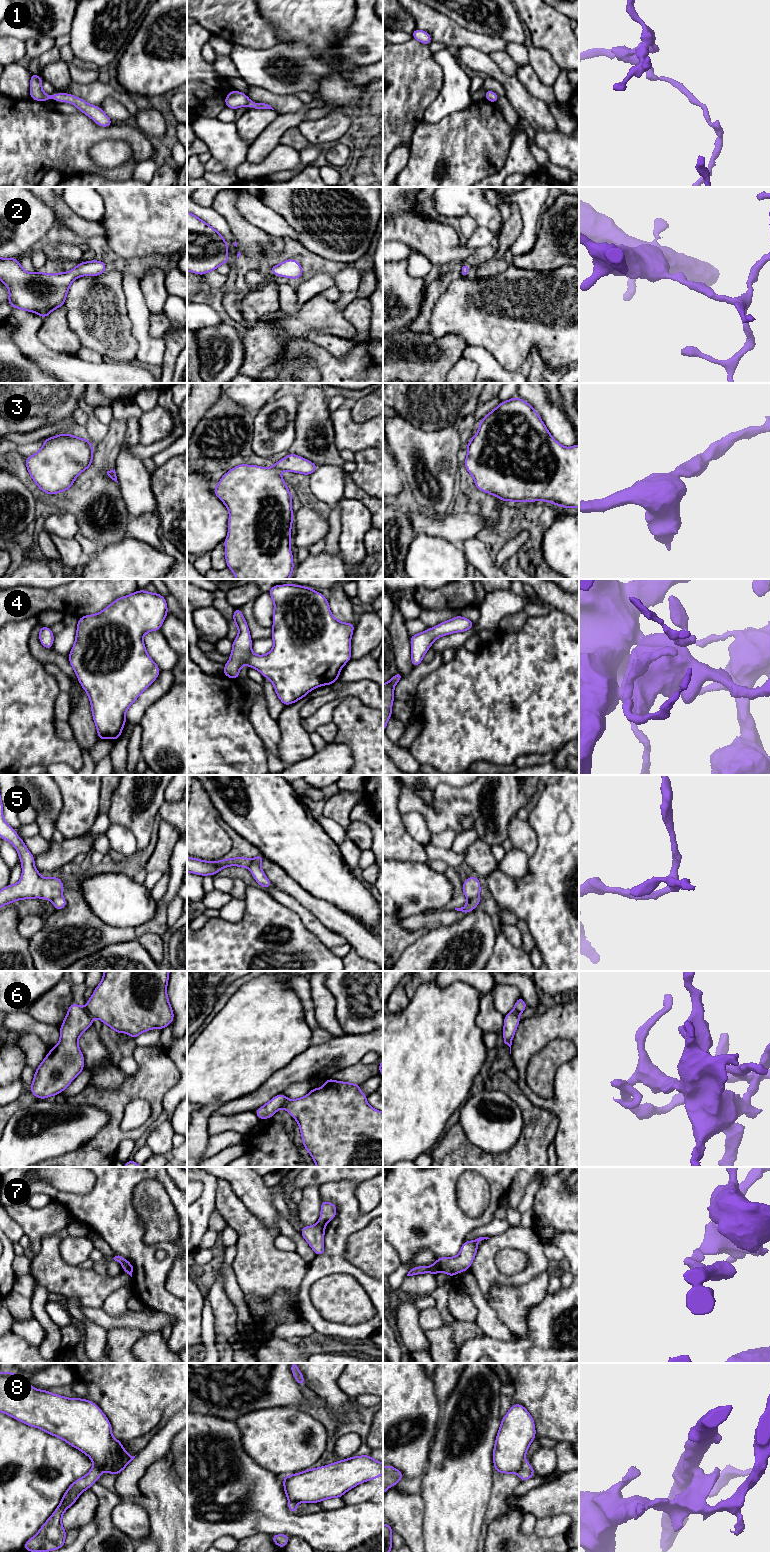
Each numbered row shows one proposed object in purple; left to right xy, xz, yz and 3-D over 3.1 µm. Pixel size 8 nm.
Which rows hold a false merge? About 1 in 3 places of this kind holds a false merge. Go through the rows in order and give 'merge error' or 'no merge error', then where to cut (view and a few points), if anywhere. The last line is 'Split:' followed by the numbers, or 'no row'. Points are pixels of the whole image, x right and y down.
1: no merge error; no cut
2: no merge error; no cut
3: no merge error; no cut
4: no merge error; no cut
5: merge error; cut in yz along (479, 895), (468, 900)
6: merge error; cut in xy along (85, 1008), (92, 1016)
7: merge error; cut in yz along (437, 1259), (440, 1268)
8: merge error; cut in yz along (525, 1462), (517, 1473)
Split: 5, 6, 7, 8

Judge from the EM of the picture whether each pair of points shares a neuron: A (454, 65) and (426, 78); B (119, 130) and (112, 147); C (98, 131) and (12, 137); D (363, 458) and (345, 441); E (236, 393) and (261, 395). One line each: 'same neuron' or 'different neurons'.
A: different neurons
B: different neurons
C: same neuron
D: different neurons
E: same neuron

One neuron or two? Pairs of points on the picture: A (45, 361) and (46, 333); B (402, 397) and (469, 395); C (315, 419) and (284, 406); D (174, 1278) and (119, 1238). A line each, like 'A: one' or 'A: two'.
A: two
B: one
C: two
D: two

